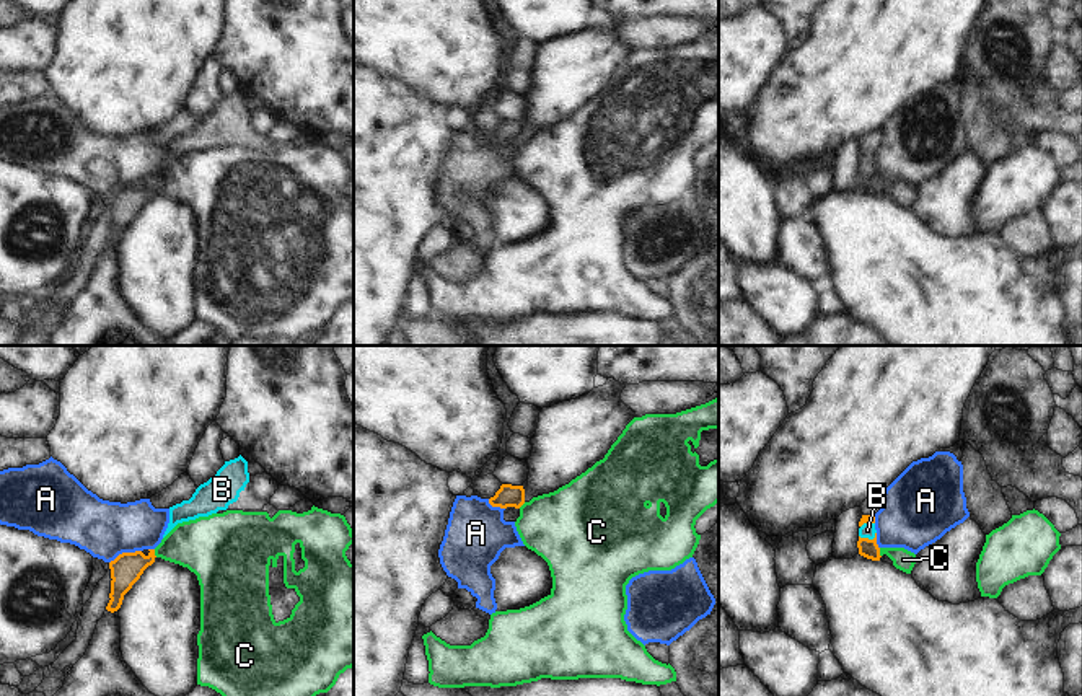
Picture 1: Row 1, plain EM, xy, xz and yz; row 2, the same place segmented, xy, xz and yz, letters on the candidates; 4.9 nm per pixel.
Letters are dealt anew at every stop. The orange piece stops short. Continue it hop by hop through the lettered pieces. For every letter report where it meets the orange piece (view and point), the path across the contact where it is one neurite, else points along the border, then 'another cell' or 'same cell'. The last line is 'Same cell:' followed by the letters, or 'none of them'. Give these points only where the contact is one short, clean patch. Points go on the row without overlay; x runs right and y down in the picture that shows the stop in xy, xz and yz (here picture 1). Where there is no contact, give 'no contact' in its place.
A: contact xy (124, 188); border xy (140, 185), (119, 188), (109, 198); another cell
B: contact yz (867, 173); way yz (867, 183), (867, 173), (867, 165); same cell
C: contact yz (879, 188); another cell
Same cell: B

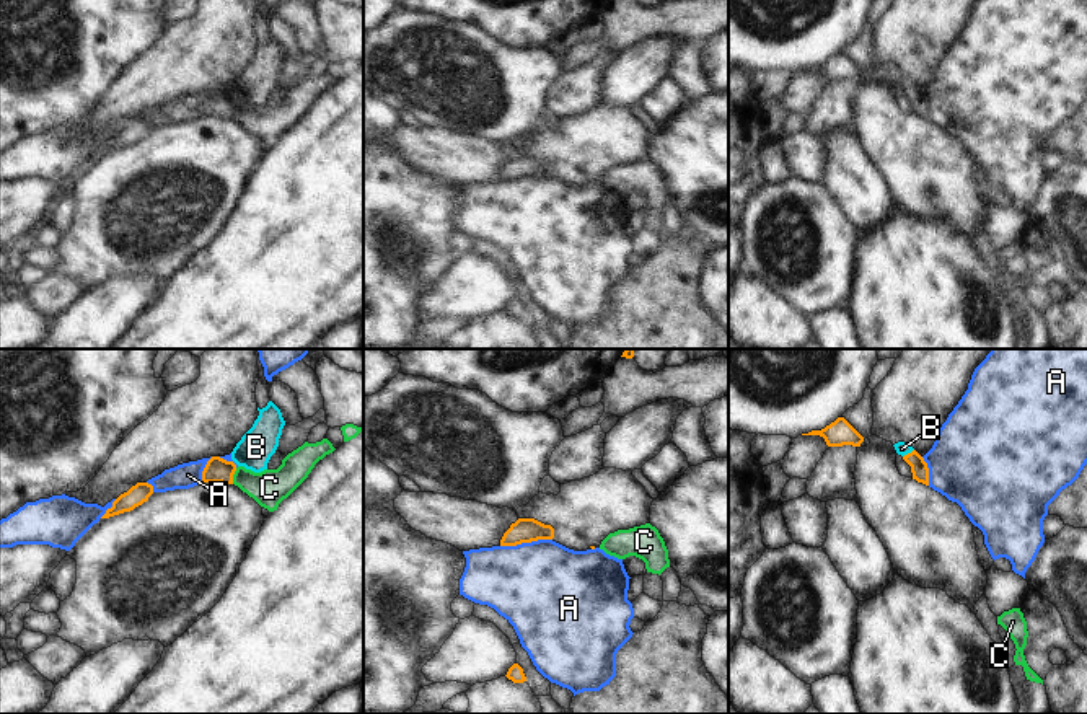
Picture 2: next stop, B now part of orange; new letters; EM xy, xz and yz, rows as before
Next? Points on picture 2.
A: contact xz (525, 176); another cell
B: contact yz (908, 88); border yz (913, 83), (903, 92); another cell
C: contact xy (232, 111); border xy (237, 103), (232, 118); another cell
Same cell: none of them

